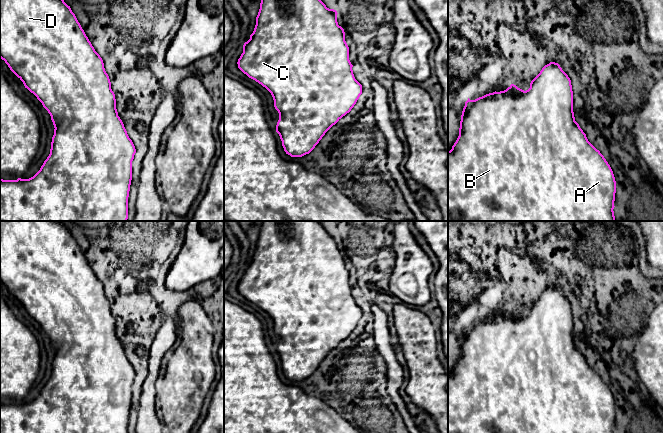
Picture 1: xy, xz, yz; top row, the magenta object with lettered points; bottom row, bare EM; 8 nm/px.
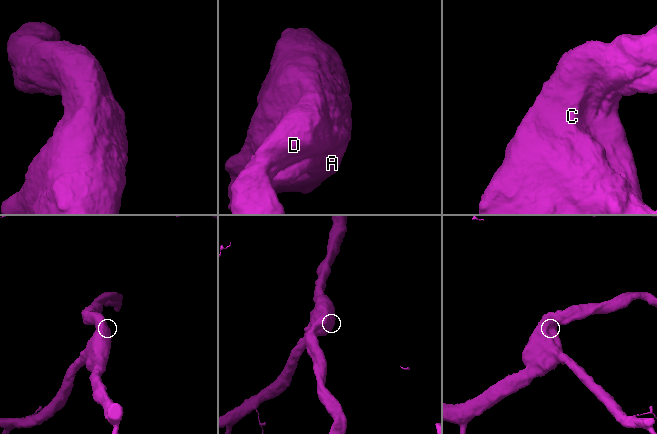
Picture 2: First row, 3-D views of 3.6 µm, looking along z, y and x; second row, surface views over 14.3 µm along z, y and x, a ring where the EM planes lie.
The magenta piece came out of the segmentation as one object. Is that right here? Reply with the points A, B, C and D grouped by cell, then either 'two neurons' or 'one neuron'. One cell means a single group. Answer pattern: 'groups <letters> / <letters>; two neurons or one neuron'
groups A B C D; one neuron

